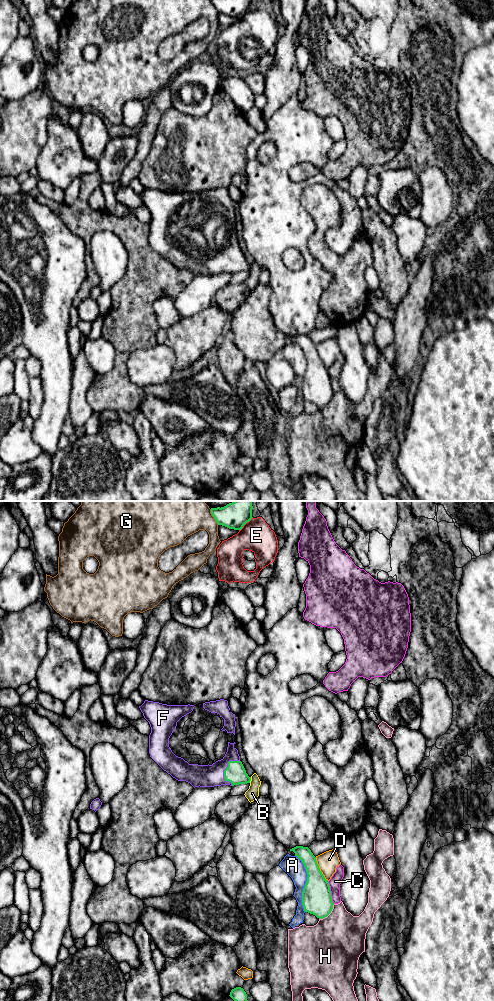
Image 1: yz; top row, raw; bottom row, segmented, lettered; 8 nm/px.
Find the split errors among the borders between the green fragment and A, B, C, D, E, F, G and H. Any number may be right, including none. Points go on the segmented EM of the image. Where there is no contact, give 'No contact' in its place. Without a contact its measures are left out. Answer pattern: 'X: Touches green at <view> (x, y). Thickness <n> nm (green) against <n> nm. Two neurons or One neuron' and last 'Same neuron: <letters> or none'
A: Touches green at yz (306, 883). Thickness 240 nm (green) against 160 nm. Two neurons
B: Touches green at yz (250, 780). Thickness 160 nm (green) against 100 nm. Two neurons
C: Touches green at yz (330, 892). Thickness 240 nm (green) against 90 nm. Two neurons
D: Touches green at yz (319, 869). Thickness 240 nm (green) against 160 nm. Two neurons
E: Touches green at yz (245, 523). Thickness 220 nm (green) against 260 nm. Two neurons
F: Touches green at yz (224, 770). Thickness 160 nm (green) against 180 nm. One neuron
G: Touches green at yz (213, 516). Thickness 220 nm (green) against 380 nm. Two neurons
H: Touches green at yz (328, 914). Thickness 240 nm (green) against 440 nm. Two neurons
Same neuron: F

